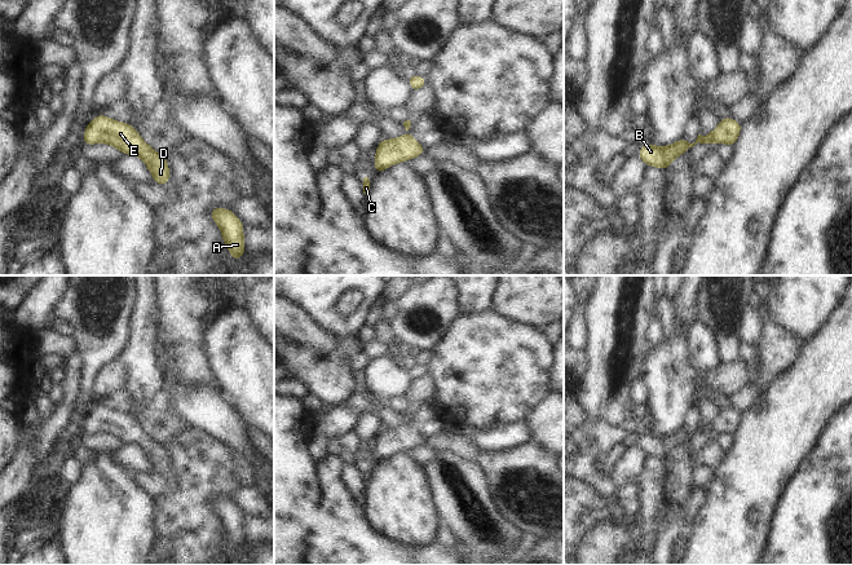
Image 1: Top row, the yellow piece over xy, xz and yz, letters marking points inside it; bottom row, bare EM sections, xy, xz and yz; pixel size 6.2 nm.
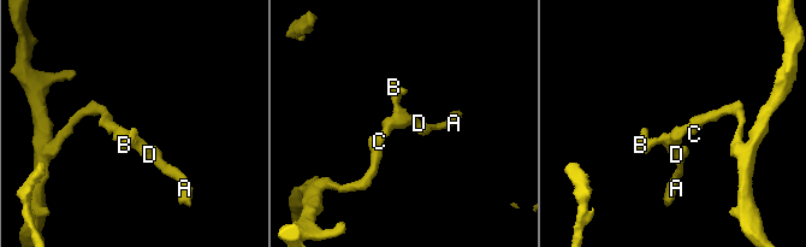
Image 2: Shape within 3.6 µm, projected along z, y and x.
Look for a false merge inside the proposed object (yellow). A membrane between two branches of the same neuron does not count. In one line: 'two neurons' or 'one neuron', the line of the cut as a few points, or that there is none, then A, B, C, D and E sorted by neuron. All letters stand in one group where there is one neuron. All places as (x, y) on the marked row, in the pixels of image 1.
one neuron | no cut | A B C D E

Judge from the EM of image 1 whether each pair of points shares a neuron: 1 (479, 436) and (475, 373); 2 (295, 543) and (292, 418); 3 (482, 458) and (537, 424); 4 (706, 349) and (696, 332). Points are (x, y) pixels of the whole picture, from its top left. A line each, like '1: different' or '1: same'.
1: different
2: same
3: different
4: same

